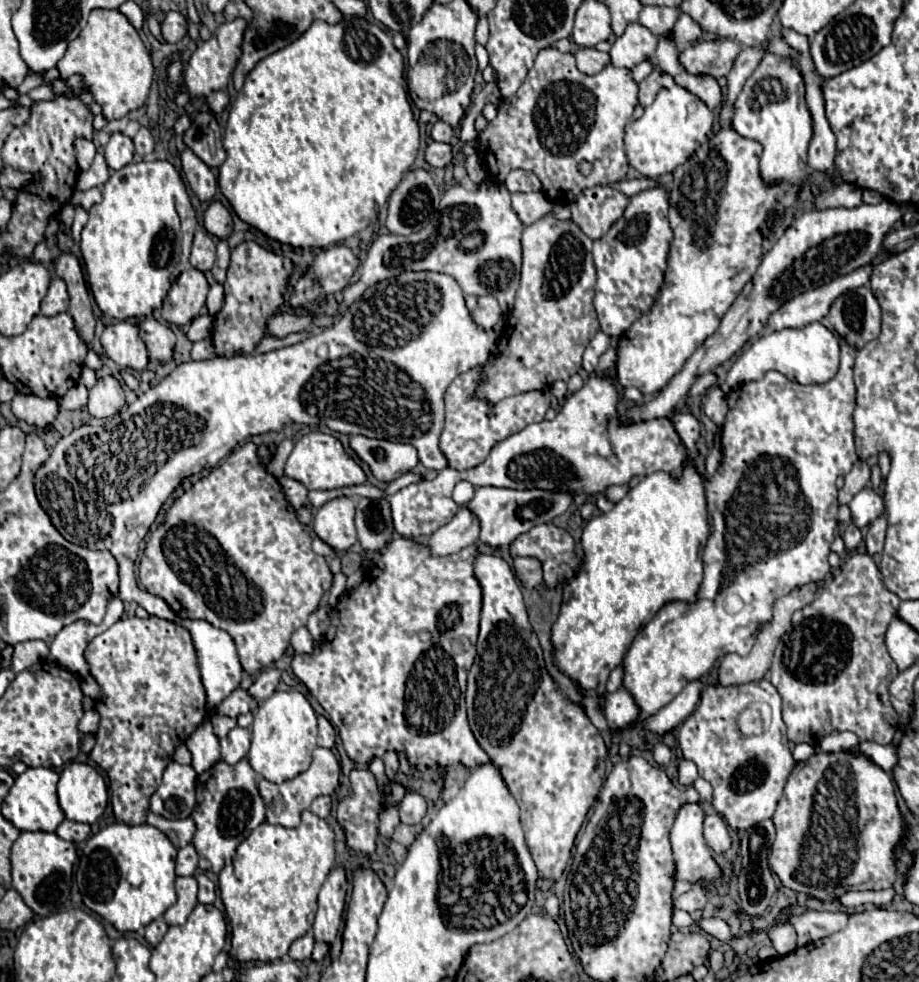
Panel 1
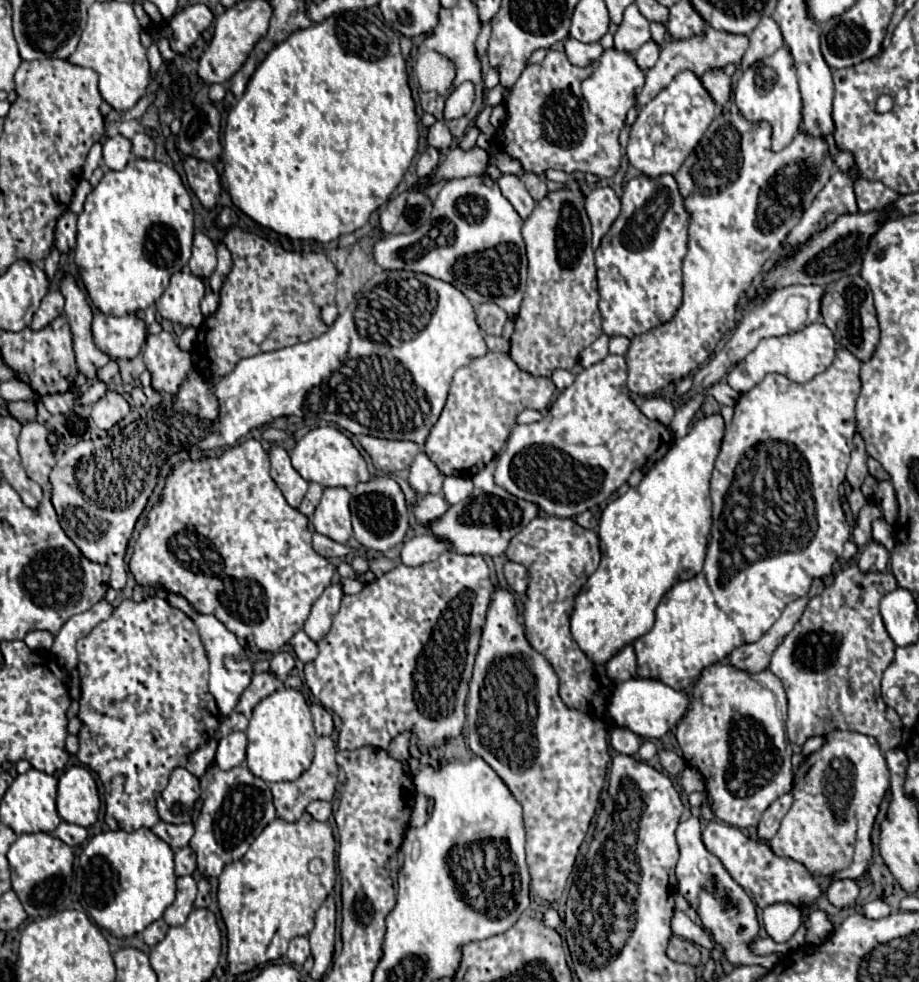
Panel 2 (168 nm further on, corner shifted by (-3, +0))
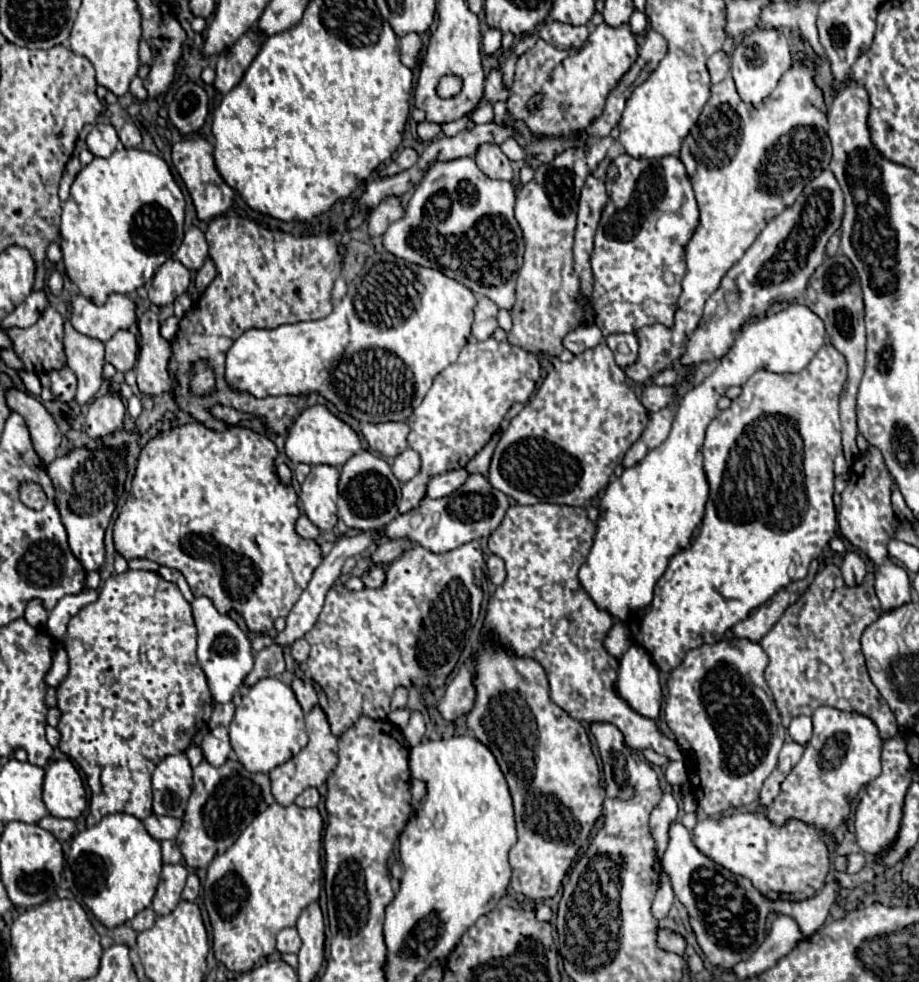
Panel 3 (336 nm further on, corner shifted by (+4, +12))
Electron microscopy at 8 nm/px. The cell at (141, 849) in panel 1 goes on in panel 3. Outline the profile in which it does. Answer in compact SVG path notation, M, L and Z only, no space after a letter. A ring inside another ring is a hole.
M109 814L93 828L73 836L67 864L75 878L75 898L107 928L121 926L145 910L161 876L161 842L131 814Z

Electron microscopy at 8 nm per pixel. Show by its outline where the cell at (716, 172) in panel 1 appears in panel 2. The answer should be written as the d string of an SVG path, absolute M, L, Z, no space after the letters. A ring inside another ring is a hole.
M722 112L712 120L698 148L676 174L684 196L684 206L690 212L690 242L688 254L684 258L684 298L680 310L670 322L632 338L630 350L626 354L628 388L632 392L642 396L654 394L668 384L690 376L700 368L700 364L710 360L718 342L738 324L736 304L740 296L750 290L754 278L762 274L766 262L776 258L786 234L798 224L802 212L830 180L834 160L824 138L814 138L800 130L794 142L780 152L774 152L770 144L772 130L768 122L752 124L746 122L740 112Z

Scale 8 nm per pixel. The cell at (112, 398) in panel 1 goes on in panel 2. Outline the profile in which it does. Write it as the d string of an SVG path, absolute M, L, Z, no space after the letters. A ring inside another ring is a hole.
M106 392L92 410L92 418L98 428L110 430L114 424L118 424L122 418L126 418L130 412L128 402L118 392Z

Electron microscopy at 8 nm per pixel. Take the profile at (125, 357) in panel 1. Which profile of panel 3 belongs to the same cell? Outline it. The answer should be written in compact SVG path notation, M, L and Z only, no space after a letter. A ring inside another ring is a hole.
M111 294L103 306L95 306L85 296L71 300L71 322L77 332L107 342L119 330L129 330L135 324L135 302L125 294Z

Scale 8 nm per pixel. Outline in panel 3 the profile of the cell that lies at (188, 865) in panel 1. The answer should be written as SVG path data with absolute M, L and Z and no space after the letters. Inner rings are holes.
M163 840L161 848L163 848L163 862L165 864L179 864L183 860L183 854L181 854L175 840Z

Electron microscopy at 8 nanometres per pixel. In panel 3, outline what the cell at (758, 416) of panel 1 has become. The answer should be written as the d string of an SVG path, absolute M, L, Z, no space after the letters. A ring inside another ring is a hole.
M825 344L813 356L809 366L805 370L797 372L797 374L775 374L775 372L769 372L769 370L757 370L743 384L741 396L731 400L731 406L727 410L721 410L719 416L709 424L707 438L705 438L705 444L703 444L703 464L705 464L705 474L707 474L707 482L709 482L709 500L707 500L707 508L705 508L705 516L703 516L699 536L685 550L681 550L679 554L675 554L671 558L665 574L659 578L659 582L655 586L653 602L651 602L649 608L643 610L641 620L629 622L631 632L633 632L633 642L649 652L651 660L657 664L657 668L661 672L669 674L671 670L675 670L683 662L683 658L689 650L699 648L703 644L719 642L731 626L745 620L753 610L763 606L769 598L773 598L789 582L805 578L811 560L815 560L836 535L837 511L833 502L833 460L841 452L839 396L841 396L845 380L847 380L847 360L845 360L845 356L833 344Z

